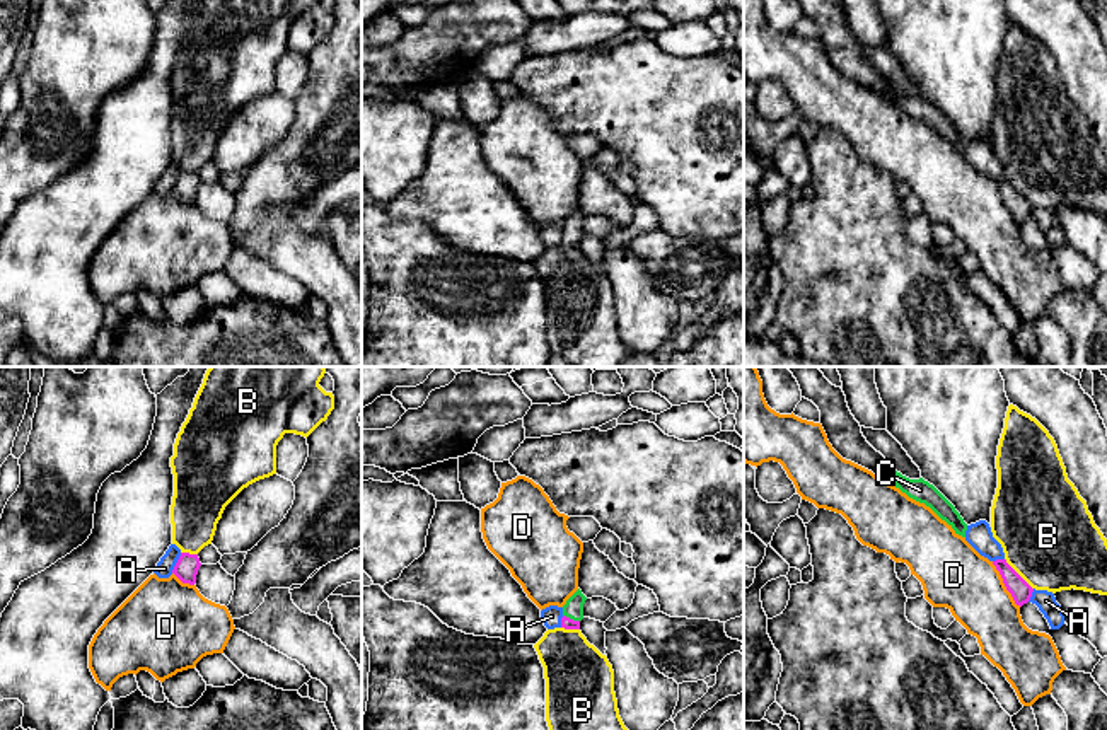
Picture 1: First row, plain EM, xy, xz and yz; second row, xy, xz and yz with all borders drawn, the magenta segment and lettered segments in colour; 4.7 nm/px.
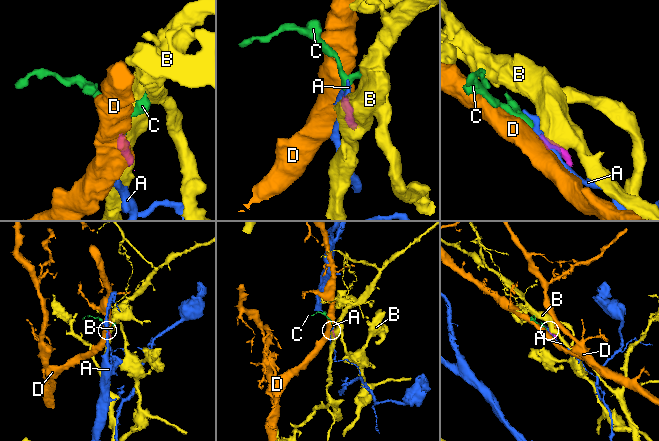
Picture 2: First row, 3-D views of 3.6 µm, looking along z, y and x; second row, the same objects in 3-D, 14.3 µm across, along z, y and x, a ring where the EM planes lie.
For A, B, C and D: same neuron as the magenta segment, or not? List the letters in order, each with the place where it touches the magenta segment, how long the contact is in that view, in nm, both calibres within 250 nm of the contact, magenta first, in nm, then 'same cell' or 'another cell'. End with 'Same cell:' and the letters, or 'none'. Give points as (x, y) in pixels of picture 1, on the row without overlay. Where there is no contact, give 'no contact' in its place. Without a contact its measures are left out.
A: meets magenta in xy at (176, 181); contact 110 nm long; 110 nm thick on the magenta side, 80 nm on the other; another cell
B: meets magenta in yz at (1017, 191); contact 200 nm long; 100 nm thick on the magenta side, 440 nm on the other; another cell
C: meets magenta in xz at (572, 237); contact 90 nm long; 60 nm thick on the magenta side, 90 nm on the other; same cell
D: meets magenta in yz at (1005, 203); contact 260 nm long; 100 nm thick on the magenta side, 320 nm on the other; another cell
Same cell: C

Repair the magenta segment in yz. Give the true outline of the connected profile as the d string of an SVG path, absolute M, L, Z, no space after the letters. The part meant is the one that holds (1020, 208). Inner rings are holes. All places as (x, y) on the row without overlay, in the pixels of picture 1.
M1006 177L993 179L1000 189L1006 208L1011 211L1017 223L1023 223L1030 218L1034 206L1006 181Z

